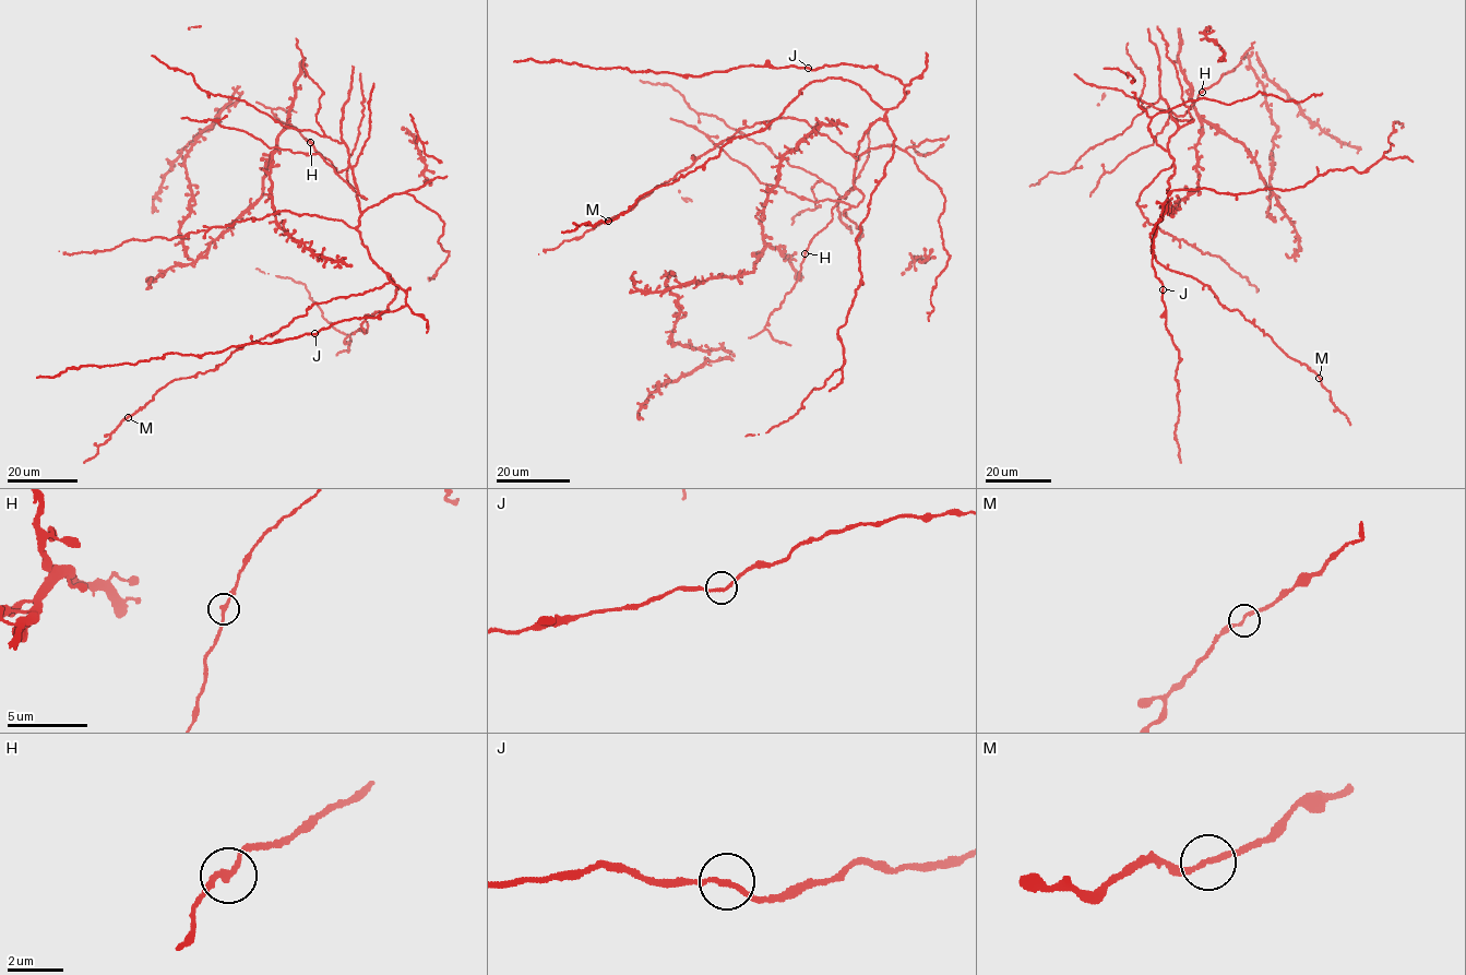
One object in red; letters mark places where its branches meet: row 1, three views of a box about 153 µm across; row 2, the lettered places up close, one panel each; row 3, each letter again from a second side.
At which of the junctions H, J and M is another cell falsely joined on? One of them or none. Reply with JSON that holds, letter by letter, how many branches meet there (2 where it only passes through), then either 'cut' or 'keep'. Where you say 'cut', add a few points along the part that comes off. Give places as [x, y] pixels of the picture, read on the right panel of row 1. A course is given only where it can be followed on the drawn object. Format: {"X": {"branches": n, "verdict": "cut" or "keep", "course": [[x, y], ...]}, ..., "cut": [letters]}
{"H": {"branches": 2, "verdict": "keep"}, "J": {"branches": 2, "verdict": "keep"}, "M": {"branches": 2, "verdict": "keep"}, "cut": []}

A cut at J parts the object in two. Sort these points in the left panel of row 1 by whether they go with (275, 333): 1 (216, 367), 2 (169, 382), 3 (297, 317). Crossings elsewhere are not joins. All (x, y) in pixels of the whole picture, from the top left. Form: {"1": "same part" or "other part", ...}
{"1": "same part", "2": "same part", "3": "same part"}

